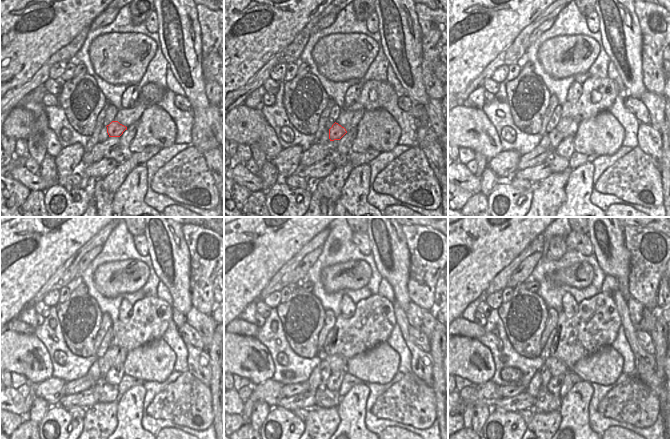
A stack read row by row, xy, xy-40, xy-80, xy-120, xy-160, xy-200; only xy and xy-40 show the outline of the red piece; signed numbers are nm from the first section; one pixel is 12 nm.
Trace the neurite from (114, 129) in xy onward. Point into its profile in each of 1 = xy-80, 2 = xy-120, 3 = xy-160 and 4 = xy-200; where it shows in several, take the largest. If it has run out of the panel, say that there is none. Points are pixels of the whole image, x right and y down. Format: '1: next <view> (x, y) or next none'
1: next xy-80 (556, 137)
2: next xy-120 (104, 366)
3: next xy-160 (324, 365)
4: next xy-200 (545, 373)

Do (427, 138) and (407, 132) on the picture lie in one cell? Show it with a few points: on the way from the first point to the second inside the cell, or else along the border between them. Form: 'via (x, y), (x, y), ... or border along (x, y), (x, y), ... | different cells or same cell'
border along (418, 126), (415, 132), (416, 145) | different cells

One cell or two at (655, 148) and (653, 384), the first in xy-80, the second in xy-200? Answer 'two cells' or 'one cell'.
two cells

